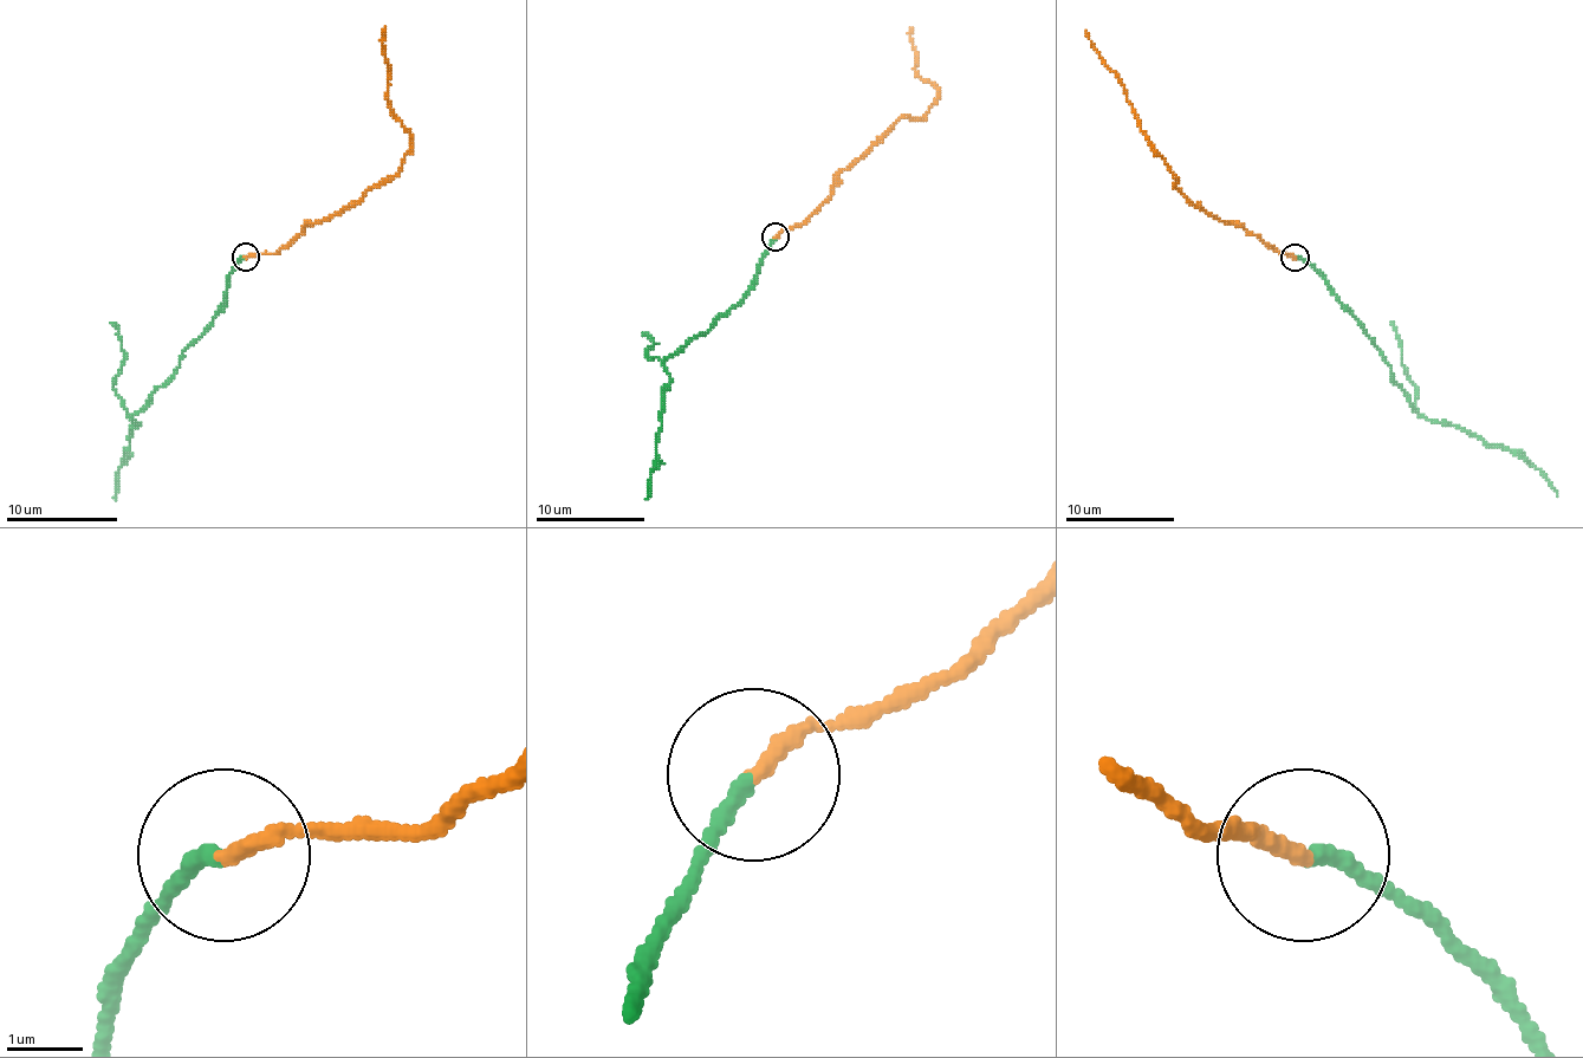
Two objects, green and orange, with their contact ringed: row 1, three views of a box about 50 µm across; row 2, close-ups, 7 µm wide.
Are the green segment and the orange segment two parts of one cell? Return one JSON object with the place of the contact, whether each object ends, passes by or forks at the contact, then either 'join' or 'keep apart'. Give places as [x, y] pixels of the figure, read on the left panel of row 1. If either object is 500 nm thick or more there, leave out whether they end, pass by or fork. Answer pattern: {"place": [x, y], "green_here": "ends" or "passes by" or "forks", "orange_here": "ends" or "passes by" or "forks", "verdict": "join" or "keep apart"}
{"place": [245, 257], "green_here": "ends", "orange_here": "ends", "verdict": "keep apart"}

